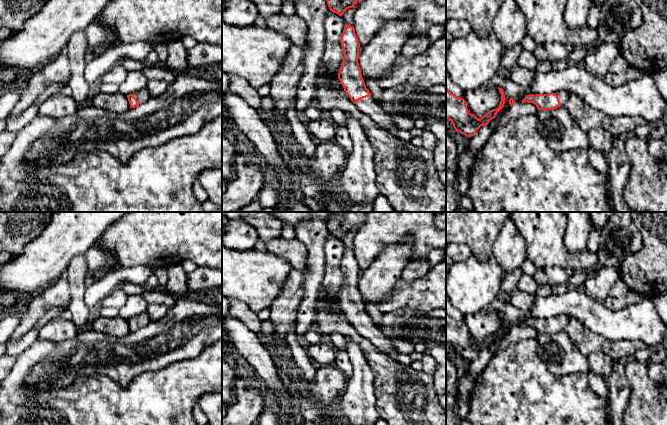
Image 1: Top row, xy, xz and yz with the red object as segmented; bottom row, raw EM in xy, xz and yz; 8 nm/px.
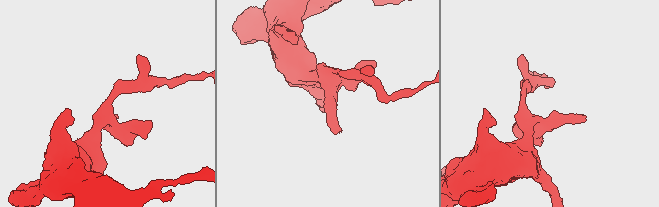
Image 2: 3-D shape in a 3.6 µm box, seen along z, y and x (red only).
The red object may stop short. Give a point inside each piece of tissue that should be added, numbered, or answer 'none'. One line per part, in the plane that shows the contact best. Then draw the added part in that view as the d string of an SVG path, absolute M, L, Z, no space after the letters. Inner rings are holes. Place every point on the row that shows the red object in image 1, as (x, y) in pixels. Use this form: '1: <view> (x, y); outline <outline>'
1: xz (368, 105); outline M371 96L357 101L355 105L361 112L368 115L378 126L383 127L397 138L404 141L410 141L412 139L410 132L401 129L395 123L392 115L386 113Z

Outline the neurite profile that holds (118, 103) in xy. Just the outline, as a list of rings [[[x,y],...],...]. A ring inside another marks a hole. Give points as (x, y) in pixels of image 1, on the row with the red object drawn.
[[[119,91],[117,93],[100,92],[93,98],[91,106],[102,108],[116,114],[124,113],[130,109],[127,95]]]

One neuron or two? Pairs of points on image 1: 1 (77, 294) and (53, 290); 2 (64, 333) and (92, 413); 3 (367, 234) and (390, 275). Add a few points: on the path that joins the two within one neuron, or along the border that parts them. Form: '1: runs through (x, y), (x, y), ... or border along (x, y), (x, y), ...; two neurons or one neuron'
1: border along (65, 274), (68, 280), (69, 292), (67, 307); two neurons
2: border along (38, 337), (56, 343); two neurons
3: border along (399, 242), (387, 245), (364, 271); two neurons

